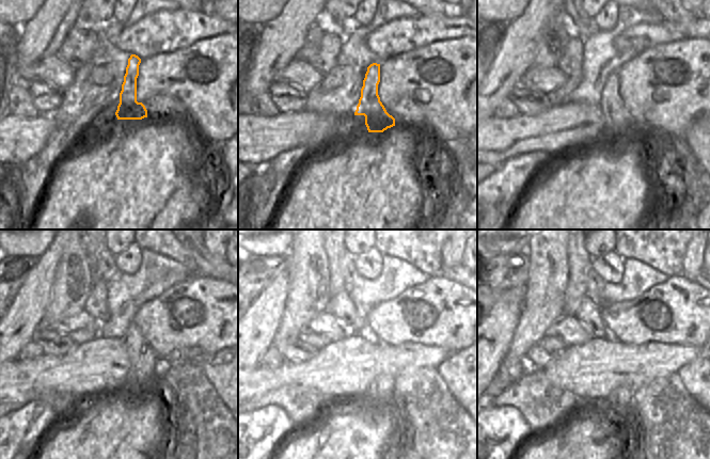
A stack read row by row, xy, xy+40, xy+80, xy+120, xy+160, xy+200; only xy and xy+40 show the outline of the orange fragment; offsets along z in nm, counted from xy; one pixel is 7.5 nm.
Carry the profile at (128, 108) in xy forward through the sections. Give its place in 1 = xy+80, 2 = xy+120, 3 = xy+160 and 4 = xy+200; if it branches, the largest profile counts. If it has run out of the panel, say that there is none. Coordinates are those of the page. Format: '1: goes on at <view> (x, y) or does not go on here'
1: goes on at xy+80 (622, 126)
2: goes on at xy+120 (144, 361)
3: goes on at xy+160 (381, 390)
4: goes on at xy+200 (618, 405)

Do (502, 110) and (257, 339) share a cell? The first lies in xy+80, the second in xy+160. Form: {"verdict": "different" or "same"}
{"verdict": "different"}

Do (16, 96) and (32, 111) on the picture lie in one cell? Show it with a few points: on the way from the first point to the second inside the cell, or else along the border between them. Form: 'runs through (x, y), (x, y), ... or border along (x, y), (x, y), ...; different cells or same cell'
runs through (20, 100), (28, 108); same cell

